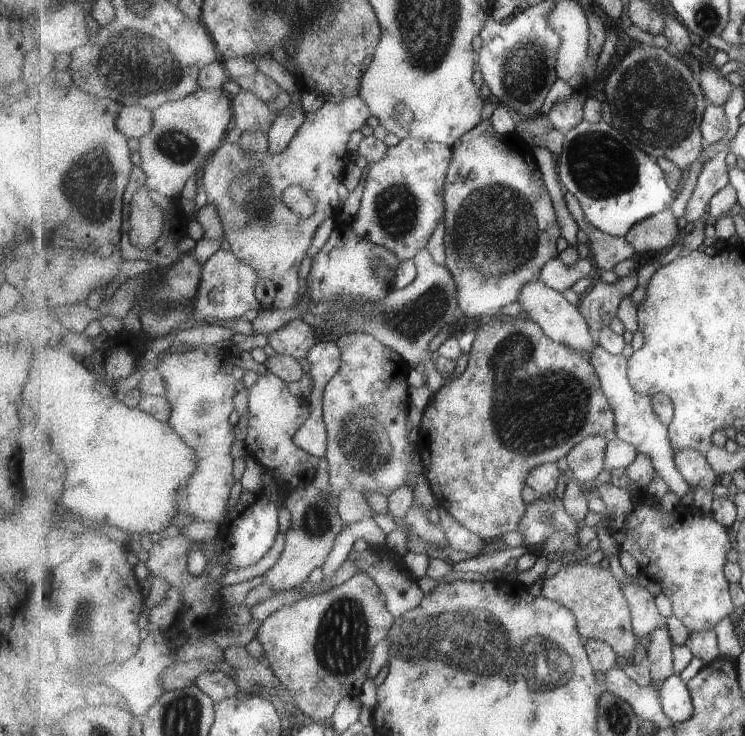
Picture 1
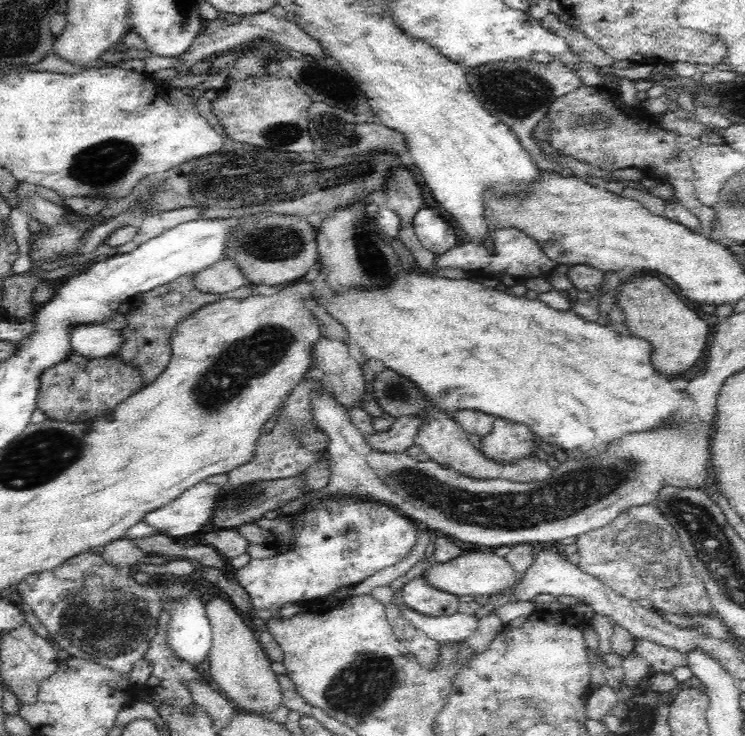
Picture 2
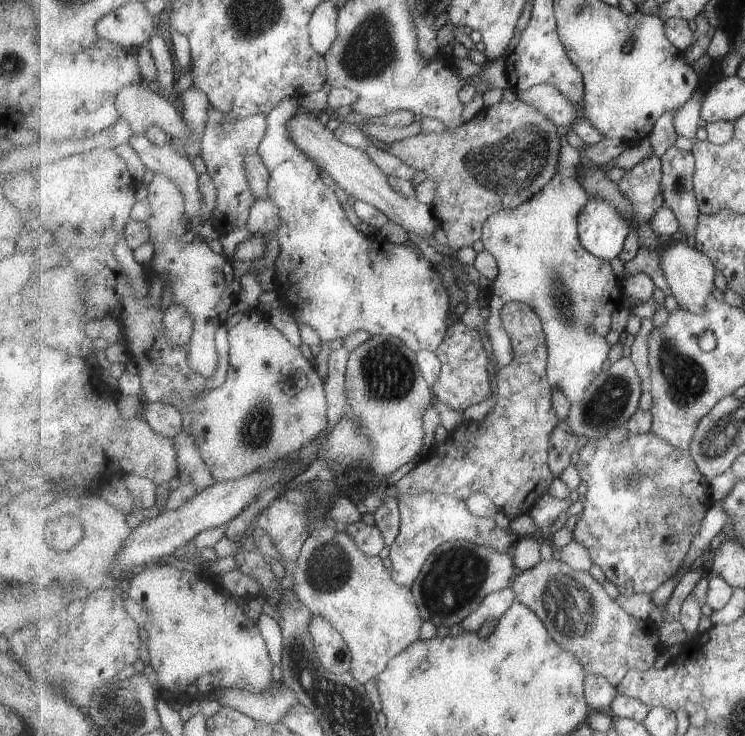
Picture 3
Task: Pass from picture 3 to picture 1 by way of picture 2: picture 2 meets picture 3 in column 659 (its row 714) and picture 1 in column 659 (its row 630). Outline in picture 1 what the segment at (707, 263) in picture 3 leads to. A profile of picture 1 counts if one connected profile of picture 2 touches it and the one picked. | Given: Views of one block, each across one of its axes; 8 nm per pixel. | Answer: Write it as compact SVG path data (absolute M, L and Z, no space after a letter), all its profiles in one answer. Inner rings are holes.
M669 209L637 223L628 232L626 239L641 254L659 254L674 246L679 236L684 234L685 232L679 229L676 214Z

